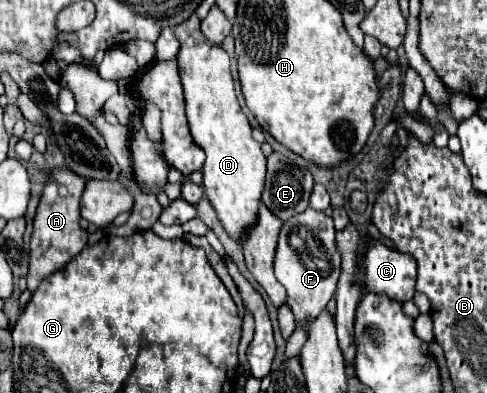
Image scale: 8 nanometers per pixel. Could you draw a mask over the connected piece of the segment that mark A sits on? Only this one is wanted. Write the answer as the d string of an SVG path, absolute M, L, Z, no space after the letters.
M60 169L60 179L56 183L46 183L30 239L30 269L28 269L28 289L34 293L38 283L50 273L62 269L72 257L76 257L88 243L88 233L80 227L80 197L86 179L72 173L70 169Z

